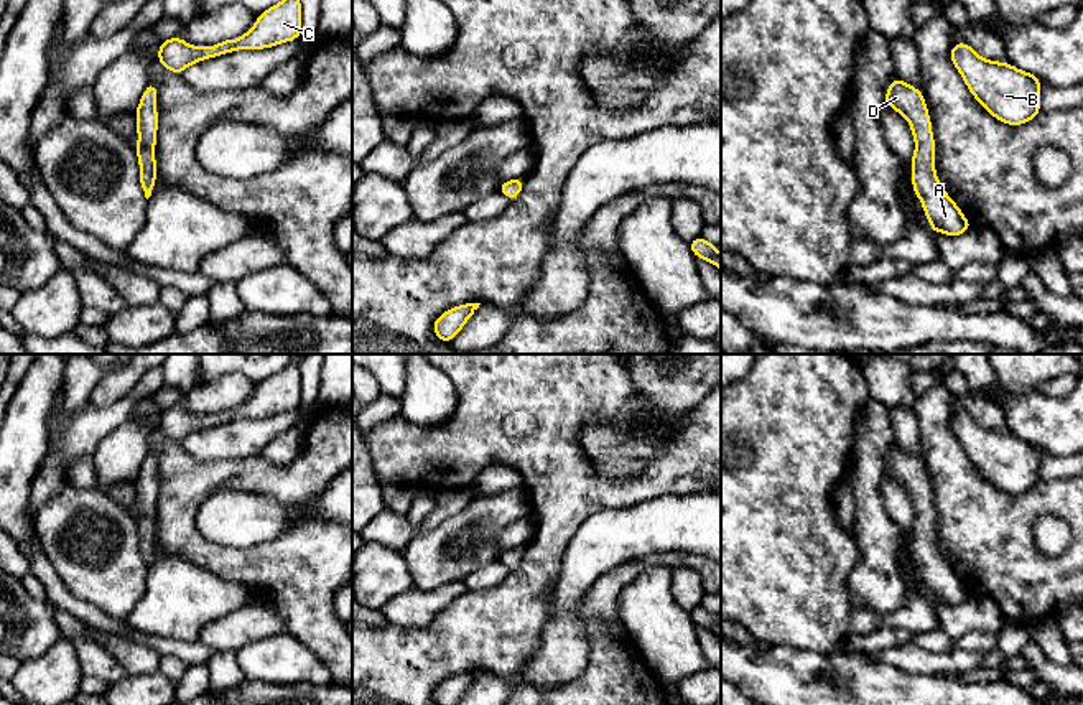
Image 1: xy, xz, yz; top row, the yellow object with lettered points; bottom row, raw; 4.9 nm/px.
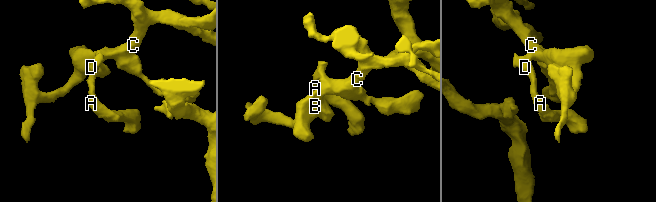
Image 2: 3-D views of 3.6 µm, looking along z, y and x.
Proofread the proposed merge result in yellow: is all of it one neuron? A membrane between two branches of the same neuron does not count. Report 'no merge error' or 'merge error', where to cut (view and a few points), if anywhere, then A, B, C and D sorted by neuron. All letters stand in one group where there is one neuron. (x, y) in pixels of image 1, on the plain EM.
no merge error; no cut; A B C D

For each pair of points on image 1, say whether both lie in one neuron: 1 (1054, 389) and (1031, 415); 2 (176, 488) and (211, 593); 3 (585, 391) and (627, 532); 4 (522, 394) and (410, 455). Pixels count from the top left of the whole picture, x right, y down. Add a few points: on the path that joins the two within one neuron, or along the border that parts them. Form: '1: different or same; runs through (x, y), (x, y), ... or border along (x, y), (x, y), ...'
1: different; border along (1044, 392), (1049, 396), (1065, 396)
2: different; border along (167, 554), (180, 554), (224, 580), (239, 583)
3: different; border along (659, 498), (622, 508), (604, 508), (585, 521)
4: same; runs through (494, 422), (453, 453), (438, 455)

